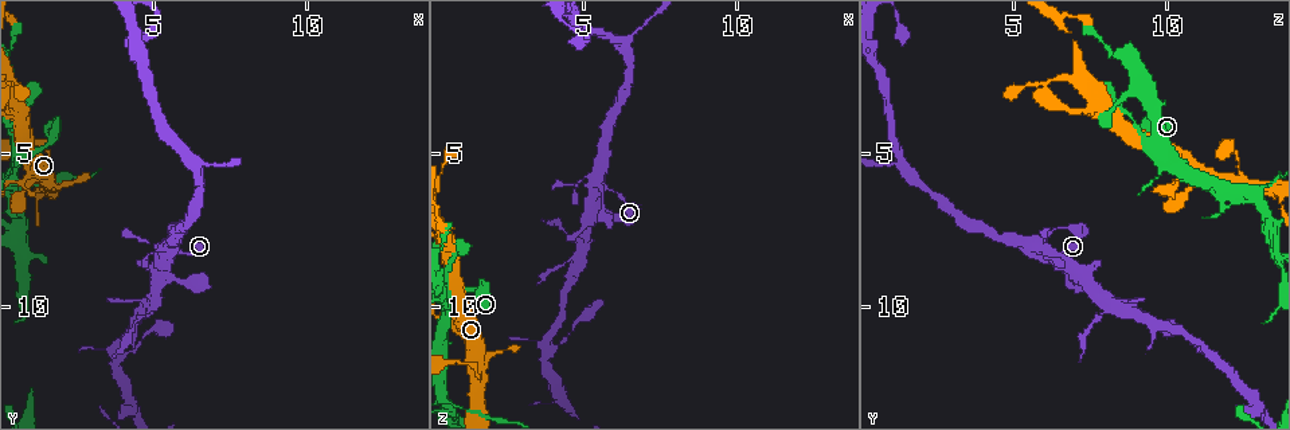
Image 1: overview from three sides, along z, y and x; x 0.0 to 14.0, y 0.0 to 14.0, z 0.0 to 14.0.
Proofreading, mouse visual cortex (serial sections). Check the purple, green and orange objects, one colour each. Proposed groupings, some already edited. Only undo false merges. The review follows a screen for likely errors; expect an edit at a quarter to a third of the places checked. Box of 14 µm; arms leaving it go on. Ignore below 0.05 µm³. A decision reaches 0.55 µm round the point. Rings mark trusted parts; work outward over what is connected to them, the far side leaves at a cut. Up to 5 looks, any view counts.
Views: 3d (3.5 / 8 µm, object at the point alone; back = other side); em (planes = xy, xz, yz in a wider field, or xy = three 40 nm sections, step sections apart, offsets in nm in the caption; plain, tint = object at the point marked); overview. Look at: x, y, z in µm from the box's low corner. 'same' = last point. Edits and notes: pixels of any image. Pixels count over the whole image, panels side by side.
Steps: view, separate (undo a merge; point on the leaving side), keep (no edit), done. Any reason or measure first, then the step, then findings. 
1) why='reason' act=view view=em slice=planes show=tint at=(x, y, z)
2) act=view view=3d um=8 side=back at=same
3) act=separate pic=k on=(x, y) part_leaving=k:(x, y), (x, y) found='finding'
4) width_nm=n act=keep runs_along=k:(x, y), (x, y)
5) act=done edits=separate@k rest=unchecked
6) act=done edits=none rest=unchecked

why='calibre changes' act=view view=em slice=xy step=3 show=tint at=(1.1, 6.0, 13.4)

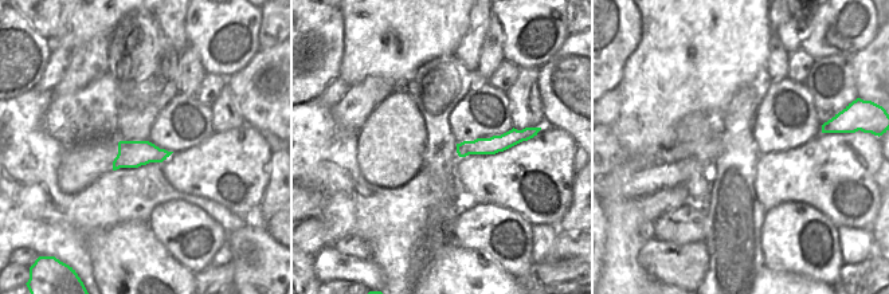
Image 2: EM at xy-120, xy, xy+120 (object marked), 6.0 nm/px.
why='see where the arms go' act=view view=3d um=3.5 at=same

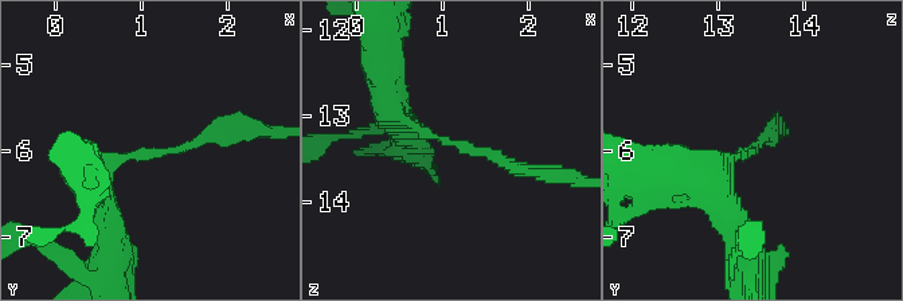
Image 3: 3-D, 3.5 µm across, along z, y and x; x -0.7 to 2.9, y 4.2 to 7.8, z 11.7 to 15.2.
arm_widths_nm=200,250 act=separate pic=3 on=(485, 152) part_leaving=3:(441, 141), (565, 176) found='a second cell is stuck on'

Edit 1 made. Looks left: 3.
act=view view=overview

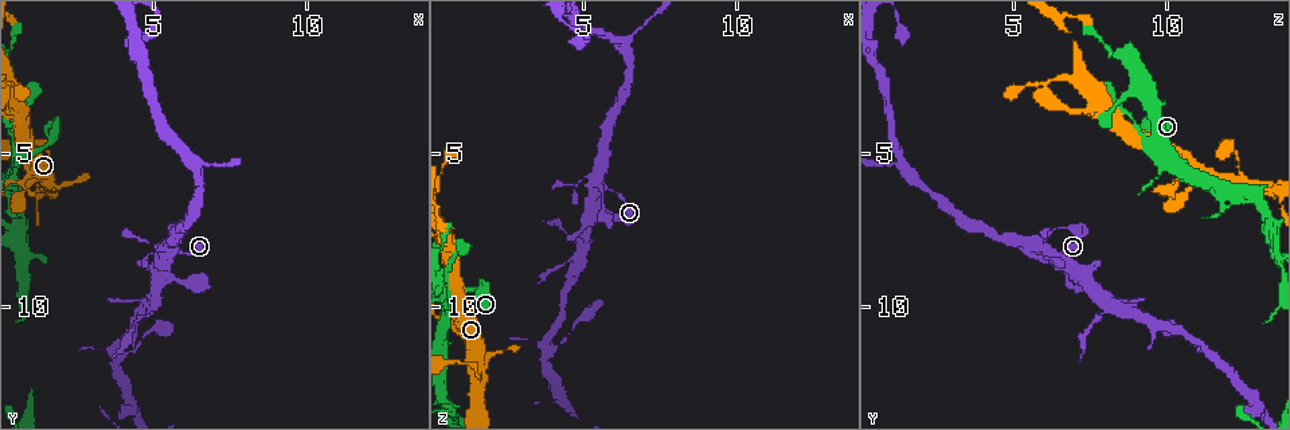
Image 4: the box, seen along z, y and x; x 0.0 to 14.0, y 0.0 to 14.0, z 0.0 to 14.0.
why='three-way junction' act=view view=3d um=3.5 at=(6.4, 5.4, 1.4)

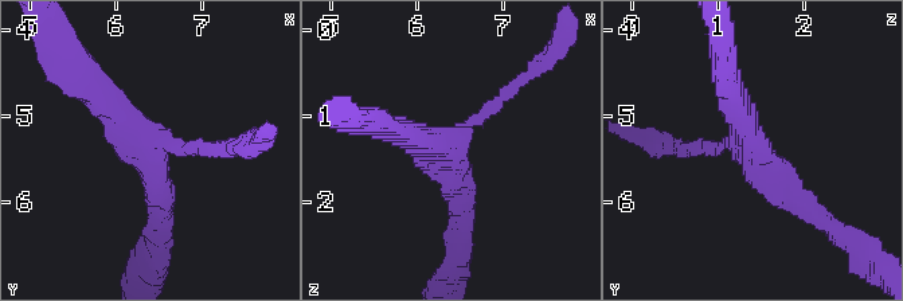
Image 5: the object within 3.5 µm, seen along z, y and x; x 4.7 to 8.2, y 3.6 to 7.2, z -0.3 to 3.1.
why='need the tissue' act=view view=em slice=xy step=1 show=tint at=(6.40, 5.40, 1.40)

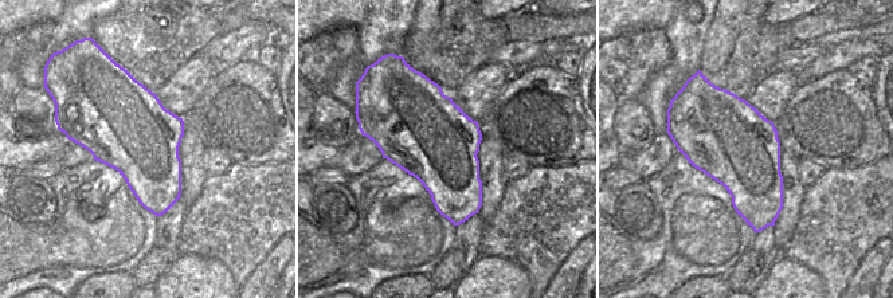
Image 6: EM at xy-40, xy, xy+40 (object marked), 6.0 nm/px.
act=keep found='all the same cell'

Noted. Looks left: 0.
act=done edits=separate@3 rest=unchecked

